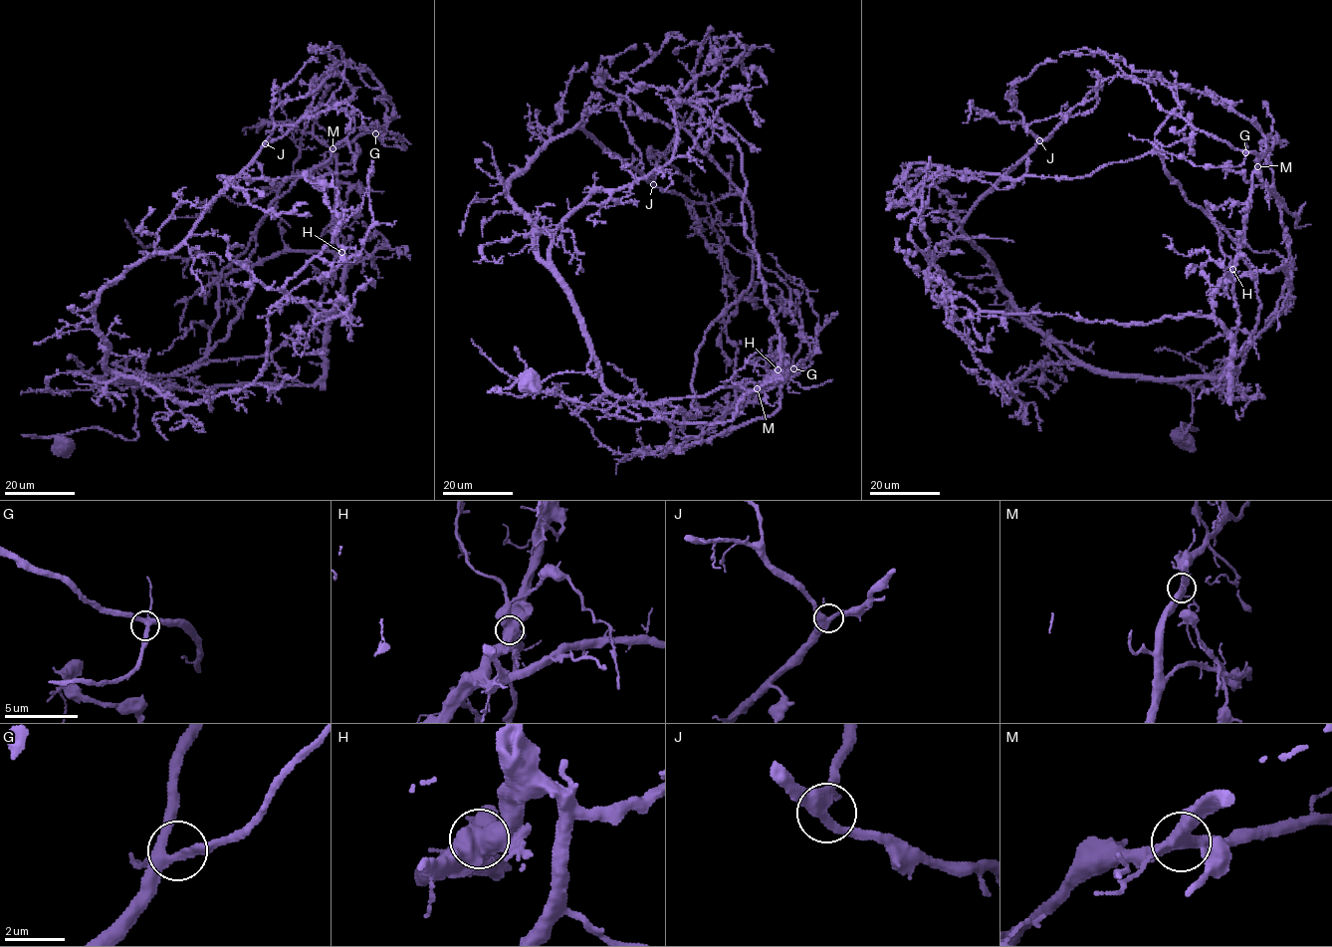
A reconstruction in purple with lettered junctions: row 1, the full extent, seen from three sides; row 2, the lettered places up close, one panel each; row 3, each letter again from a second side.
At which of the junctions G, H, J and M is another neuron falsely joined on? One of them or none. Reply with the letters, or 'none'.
H

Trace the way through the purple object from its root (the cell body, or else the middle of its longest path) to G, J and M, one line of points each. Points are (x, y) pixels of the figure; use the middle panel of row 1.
G: (530, 381), (501, 391), (598, 376), (591, 355), (611, 392), (658, 404), (793, 368)
J: (530, 381), (501, 391), (601, 369), (508, 184), (580, 127), (653, 184)
M: (530, 381), (501, 391), (598, 376), (591, 355), (635, 401), (776, 370), (757, 388)

